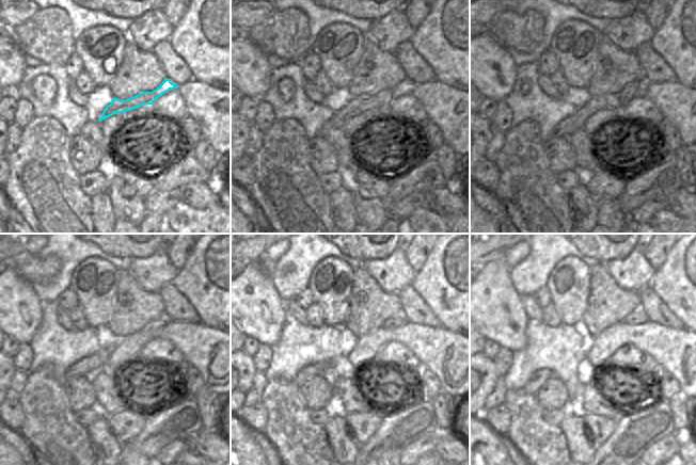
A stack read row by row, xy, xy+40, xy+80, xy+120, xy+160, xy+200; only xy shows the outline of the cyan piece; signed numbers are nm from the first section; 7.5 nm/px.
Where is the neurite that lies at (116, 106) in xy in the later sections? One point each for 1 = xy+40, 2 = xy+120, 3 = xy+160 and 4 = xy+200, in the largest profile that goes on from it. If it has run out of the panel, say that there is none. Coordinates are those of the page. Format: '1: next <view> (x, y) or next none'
1: next xy+40 (359, 105)
2: next xy+120 (90, 365)
3: next xy+160 (310, 371)
4: next xy+200 (538, 378)

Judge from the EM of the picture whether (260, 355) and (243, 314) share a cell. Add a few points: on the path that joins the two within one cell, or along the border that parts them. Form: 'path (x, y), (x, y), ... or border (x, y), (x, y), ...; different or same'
border (260, 342), (270, 346); different

